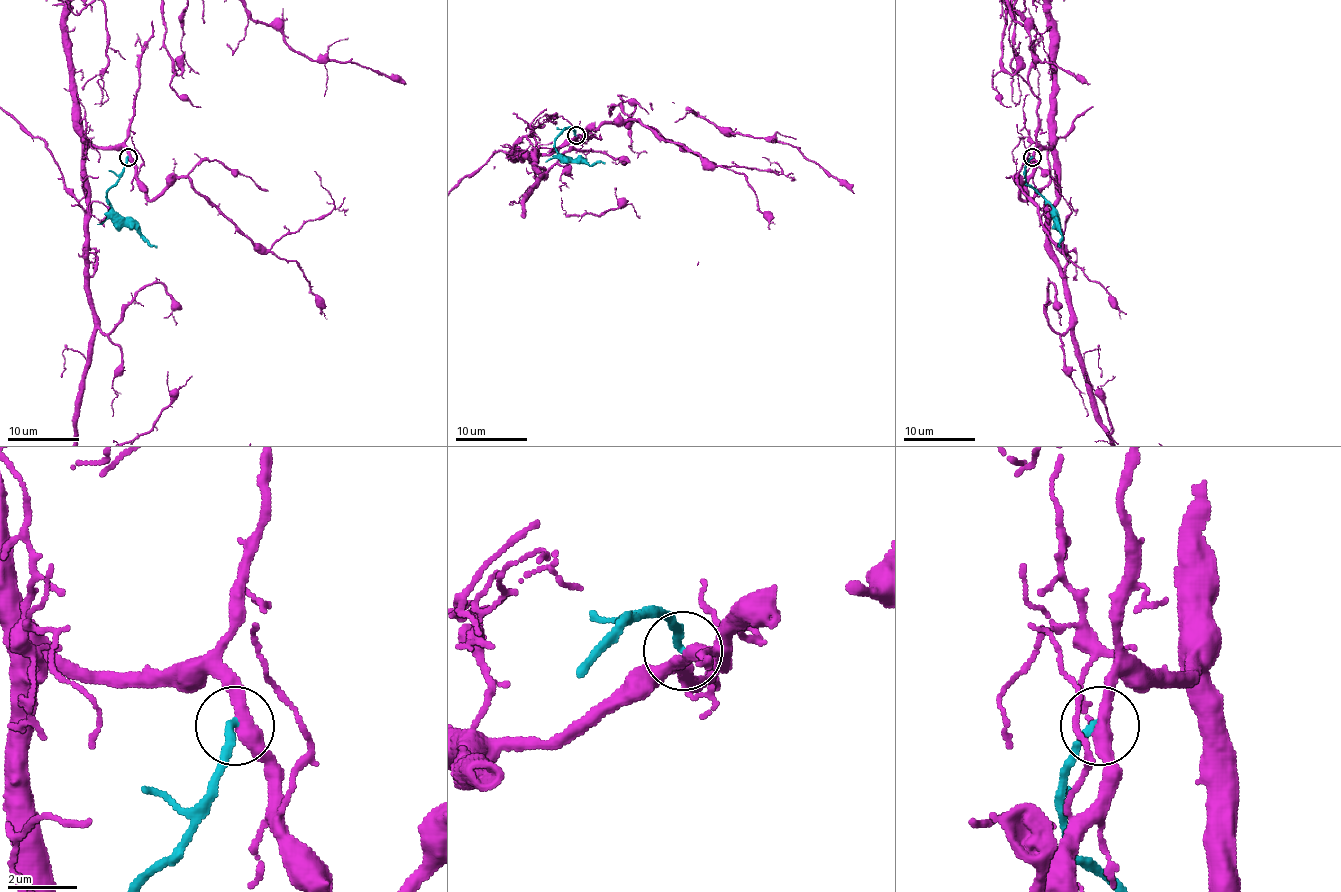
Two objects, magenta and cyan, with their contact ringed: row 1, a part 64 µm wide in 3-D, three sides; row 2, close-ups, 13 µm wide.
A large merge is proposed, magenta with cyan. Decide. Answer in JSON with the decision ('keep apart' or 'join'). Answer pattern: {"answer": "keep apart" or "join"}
{"answer": "keep apart"}

